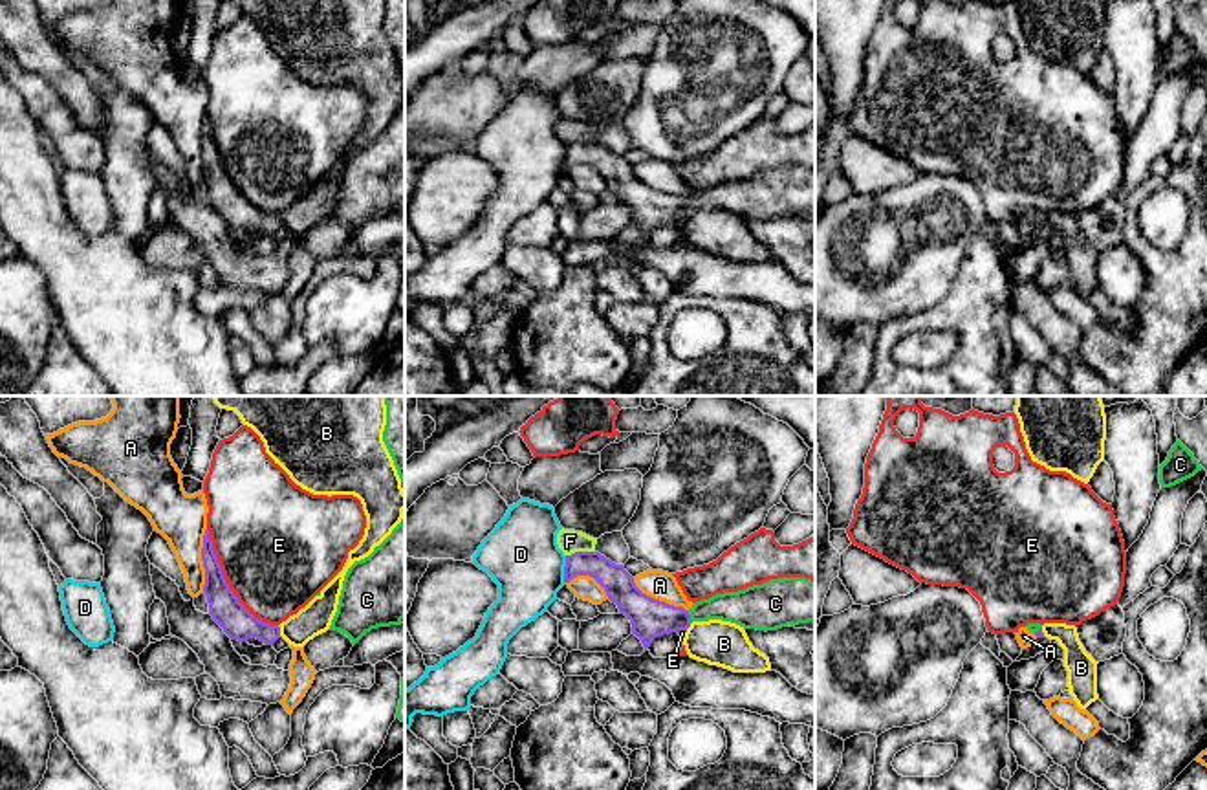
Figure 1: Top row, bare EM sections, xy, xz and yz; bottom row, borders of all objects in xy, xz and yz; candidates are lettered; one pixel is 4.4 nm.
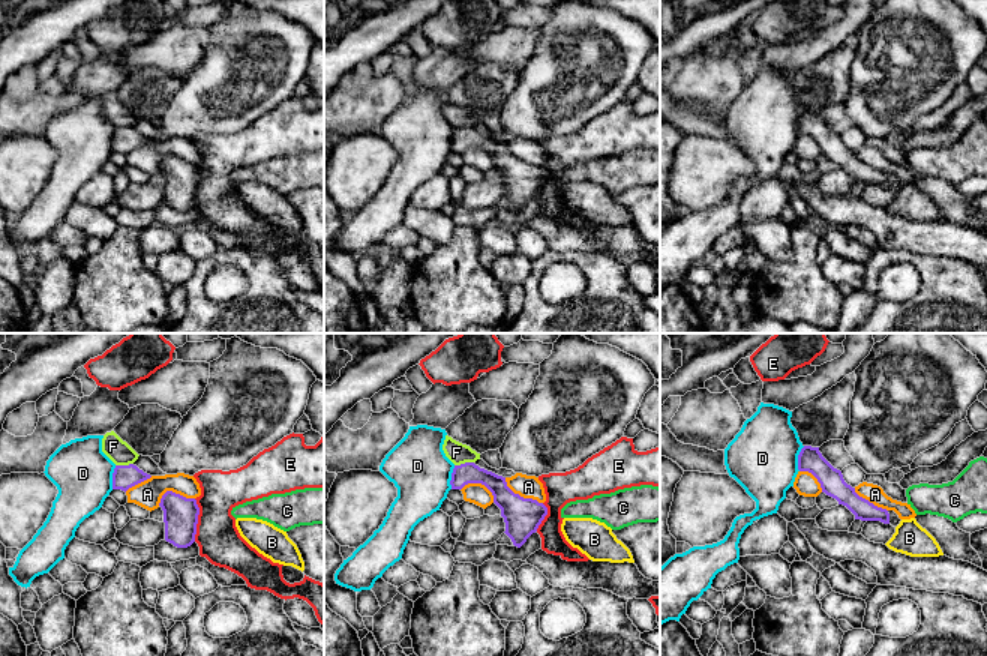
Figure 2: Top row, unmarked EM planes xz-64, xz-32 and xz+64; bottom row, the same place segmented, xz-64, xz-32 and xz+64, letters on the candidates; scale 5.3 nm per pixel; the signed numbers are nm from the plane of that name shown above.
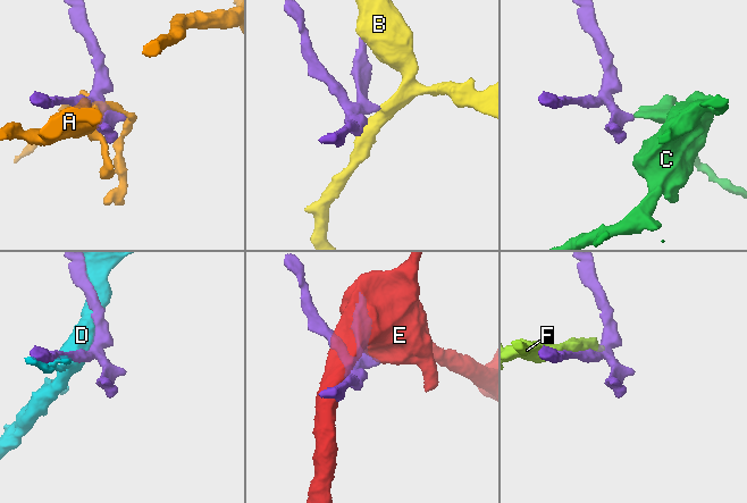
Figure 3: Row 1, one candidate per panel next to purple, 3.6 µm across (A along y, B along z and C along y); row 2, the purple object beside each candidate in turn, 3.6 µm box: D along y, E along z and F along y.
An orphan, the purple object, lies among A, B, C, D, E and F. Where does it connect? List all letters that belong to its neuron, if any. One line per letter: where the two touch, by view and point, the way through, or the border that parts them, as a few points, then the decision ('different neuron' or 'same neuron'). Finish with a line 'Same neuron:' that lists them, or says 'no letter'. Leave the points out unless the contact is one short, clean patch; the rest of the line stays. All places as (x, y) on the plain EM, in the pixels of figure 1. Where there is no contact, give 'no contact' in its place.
A: contact xy (202, 149); different neuron
B: contact xy (279, 220); different neuron
C: contact xz (689, 206); way xz (651, 208), (689, 206), (715, 197), (744, 197); same neuron
D: contact xz (565, 160); different neuron
E: contact xy (226, 173); different neuron
F: contact xz (579, 142); different neuron
Same neuron: C

